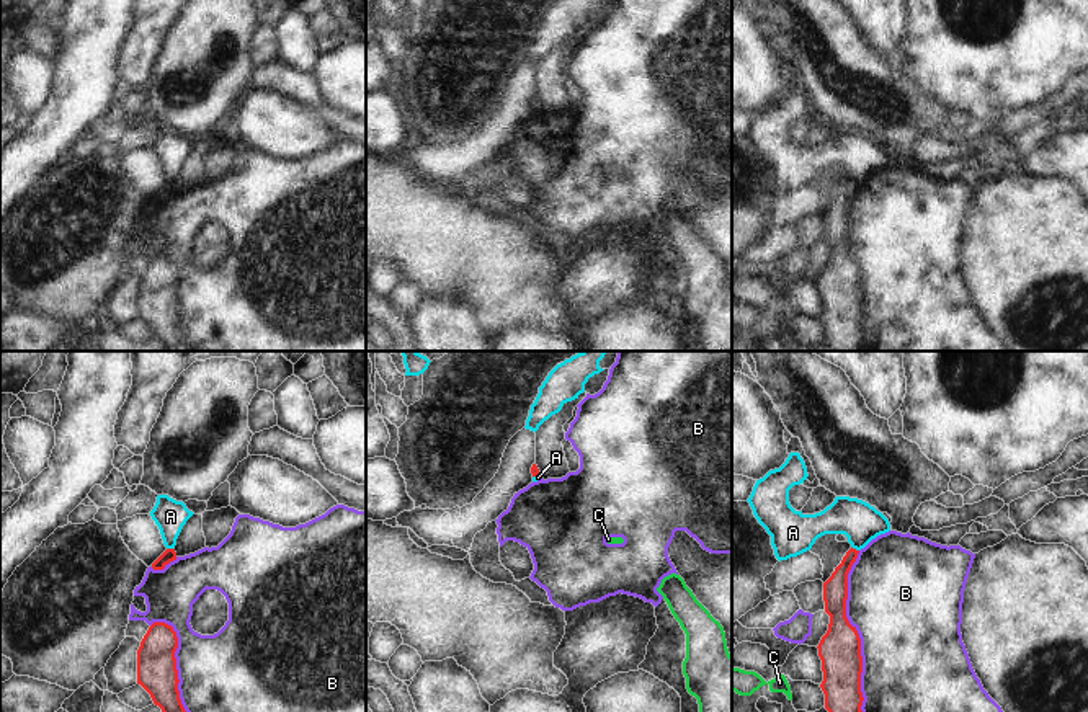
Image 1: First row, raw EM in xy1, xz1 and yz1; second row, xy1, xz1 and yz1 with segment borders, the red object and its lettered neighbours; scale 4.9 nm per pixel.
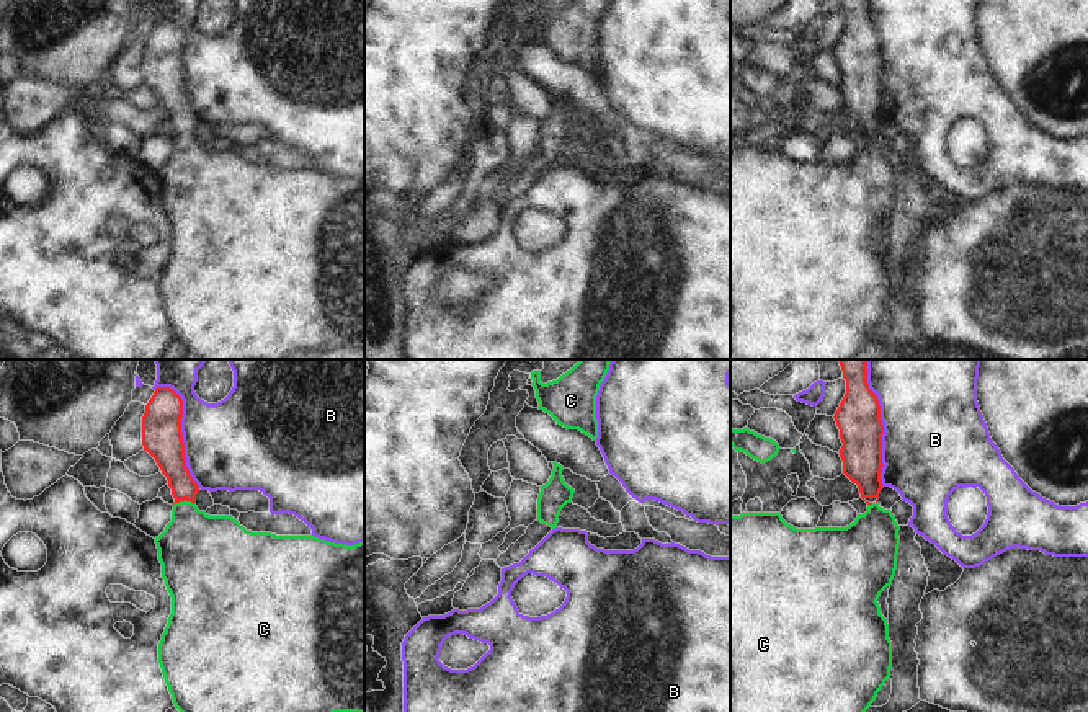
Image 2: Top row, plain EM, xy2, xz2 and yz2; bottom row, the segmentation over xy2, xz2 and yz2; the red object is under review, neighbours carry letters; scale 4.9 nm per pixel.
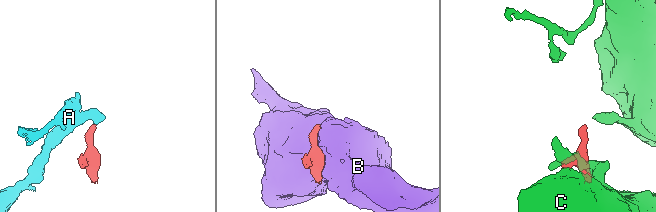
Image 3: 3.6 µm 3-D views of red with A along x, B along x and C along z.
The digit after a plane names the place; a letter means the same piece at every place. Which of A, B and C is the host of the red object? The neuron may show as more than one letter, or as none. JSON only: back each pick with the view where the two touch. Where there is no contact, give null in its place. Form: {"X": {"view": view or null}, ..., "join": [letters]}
{"C": {"view": "xy2"}, "join": ["C"]}

